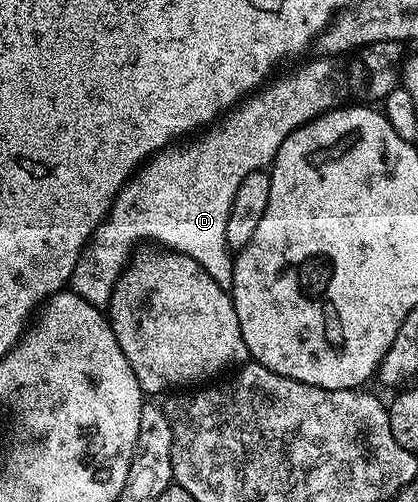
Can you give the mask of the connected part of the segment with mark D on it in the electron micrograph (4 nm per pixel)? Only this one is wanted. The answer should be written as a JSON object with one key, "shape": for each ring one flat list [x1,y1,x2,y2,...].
{"shape":[[319,60,321,61,309,61,306,65,299,66,294,73,289,73,278,81,270,80,262,84,256,91,237,101,220,120,197,135,202,137,197,137,194,141,174,143,144,162,118,191,105,220,89,238,89,244,75,263,75,271,69,280,72,292,87,299,87,303,92,305,108,306,121,272,129,264,131,250,138,243,146,242,143,240,147,237,155,237,160,246,177,253,186,253,191,259,195,259,195,263,205,268,207,275,211,275,211,279,215,279,219,287,232,290,234,254,227,241,227,215,231,215,235,191,239,191,239,183,243,183,247,175,268,170,272,166,283,139,287,139,291,131,334,108,333,69,328,65,328,60]]}

